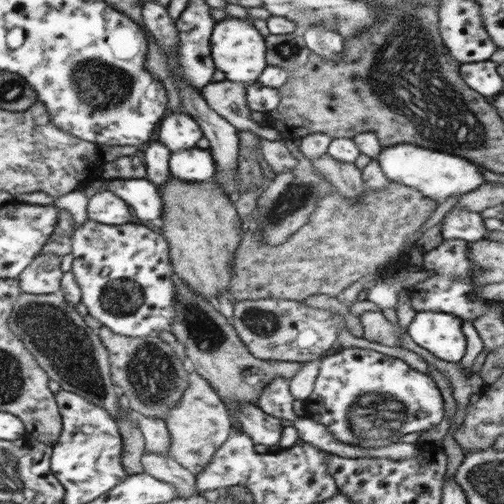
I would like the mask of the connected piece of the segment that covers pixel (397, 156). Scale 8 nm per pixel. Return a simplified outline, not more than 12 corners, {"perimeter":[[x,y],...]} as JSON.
{"perimeter":[[412,144],[376,158],[392,182],[441,202],[484,182],[467,159]]}

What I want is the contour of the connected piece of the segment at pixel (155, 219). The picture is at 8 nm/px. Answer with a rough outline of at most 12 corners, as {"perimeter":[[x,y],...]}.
{"perimeter":[[147,179],[106,180],[135,220],[157,226],[164,203]]}

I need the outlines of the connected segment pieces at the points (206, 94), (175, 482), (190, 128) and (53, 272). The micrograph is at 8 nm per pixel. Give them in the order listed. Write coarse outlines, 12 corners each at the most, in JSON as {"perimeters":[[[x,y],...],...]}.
{"perimeters":[[[210,82],[206,104],[237,130],[270,141],[275,128],[258,125],[246,104],[250,82]],[[145,450],[144,473],[172,484],[178,498],[200,493],[197,474],[172,456]],[[190,114],[163,118],[158,141],[171,154],[195,148],[203,132]],[[34,257],[16,279],[21,292],[61,291],[61,257]]]}

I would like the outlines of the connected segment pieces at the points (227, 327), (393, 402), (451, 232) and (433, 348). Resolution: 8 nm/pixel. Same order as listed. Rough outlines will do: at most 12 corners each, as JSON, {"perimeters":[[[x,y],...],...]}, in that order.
{"perimeters":[[[177,285],[171,332],[188,364],[225,402],[256,405],[301,362],[250,354],[218,308]],[[368,348],[323,357],[303,416],[400,443],[444,418],[431,376]],[[453,208],[442,220],[444,240],[474,242],[488,231],[476,212]],[[416,312],[407,334],[442,360],[466,354],[462,320]]]}

